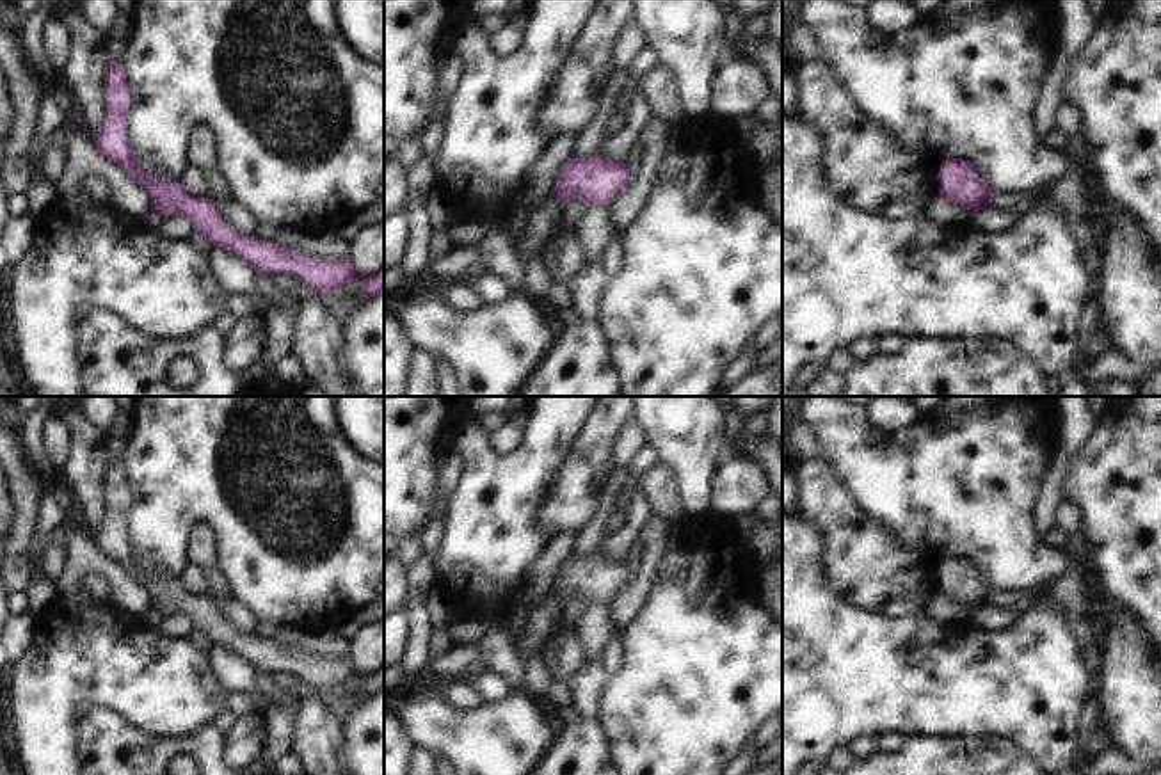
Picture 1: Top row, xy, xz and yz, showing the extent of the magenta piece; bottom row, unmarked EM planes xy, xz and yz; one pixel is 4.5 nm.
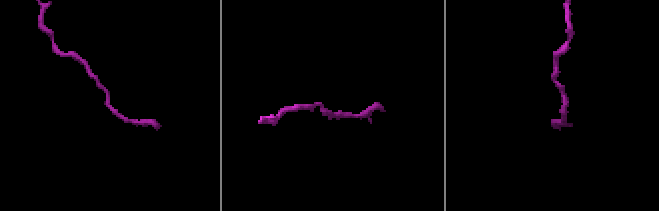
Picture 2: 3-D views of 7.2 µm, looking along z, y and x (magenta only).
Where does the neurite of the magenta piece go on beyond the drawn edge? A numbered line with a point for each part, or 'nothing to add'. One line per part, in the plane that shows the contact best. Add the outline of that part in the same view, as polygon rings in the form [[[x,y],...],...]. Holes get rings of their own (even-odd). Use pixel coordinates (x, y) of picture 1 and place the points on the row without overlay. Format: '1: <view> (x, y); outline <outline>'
nothing to add

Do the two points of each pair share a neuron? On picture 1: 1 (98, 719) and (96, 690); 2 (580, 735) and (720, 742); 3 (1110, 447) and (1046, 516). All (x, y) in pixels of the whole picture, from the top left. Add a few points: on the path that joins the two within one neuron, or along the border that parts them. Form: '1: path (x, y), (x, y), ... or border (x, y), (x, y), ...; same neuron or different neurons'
1: border (136, 726), (109, 710), (86, 706), (75, 736); different neurons
2: border (594, 720), (612, 756); different neurons
3: border (1074, 455), (1065, 477), (1064, 496); different neurons

